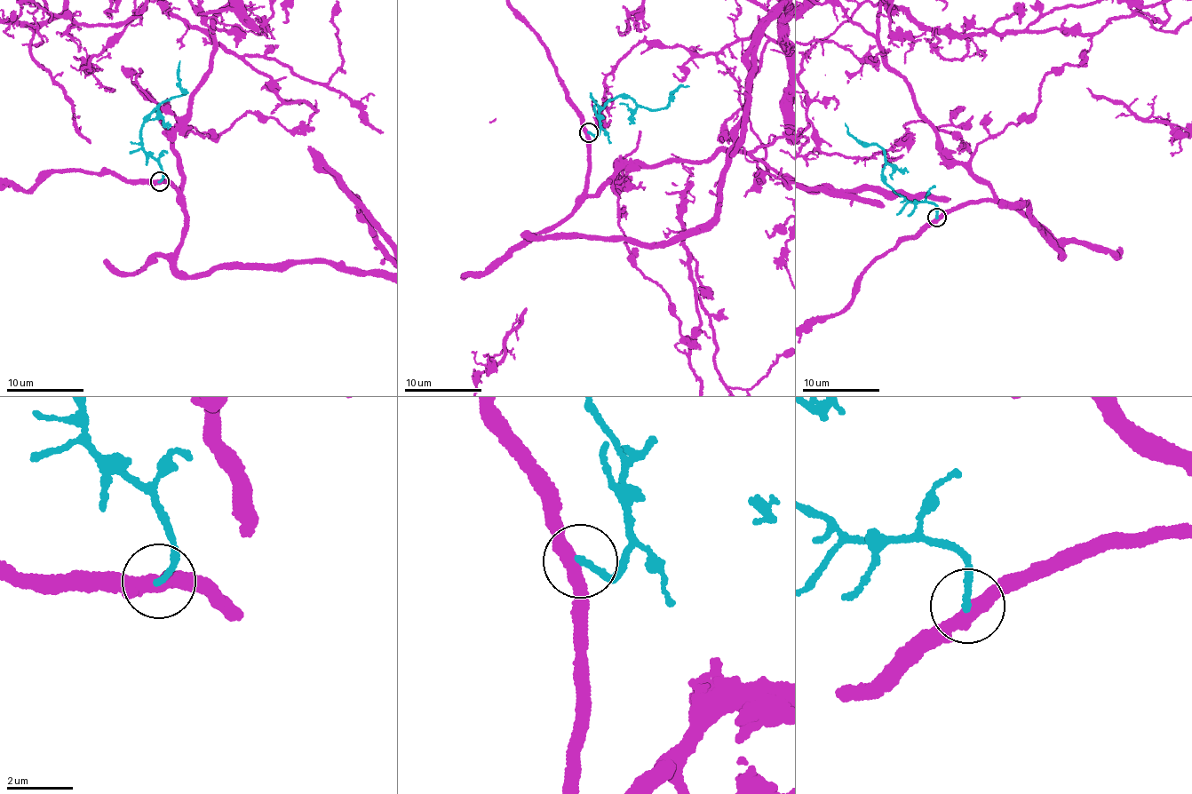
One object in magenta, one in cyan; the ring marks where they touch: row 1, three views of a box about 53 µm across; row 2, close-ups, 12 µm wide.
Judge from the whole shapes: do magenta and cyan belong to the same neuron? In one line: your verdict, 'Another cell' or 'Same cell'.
Another cell

